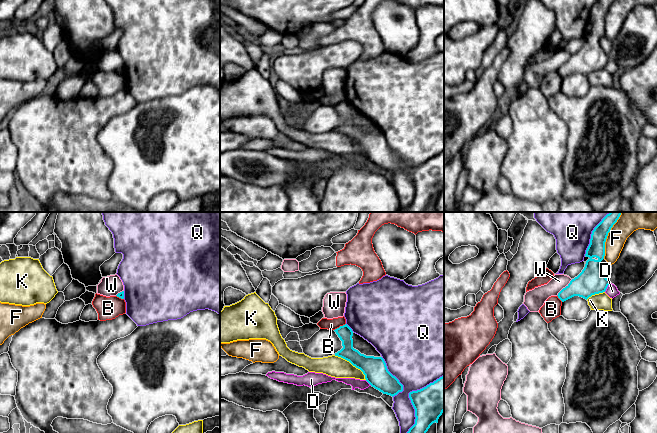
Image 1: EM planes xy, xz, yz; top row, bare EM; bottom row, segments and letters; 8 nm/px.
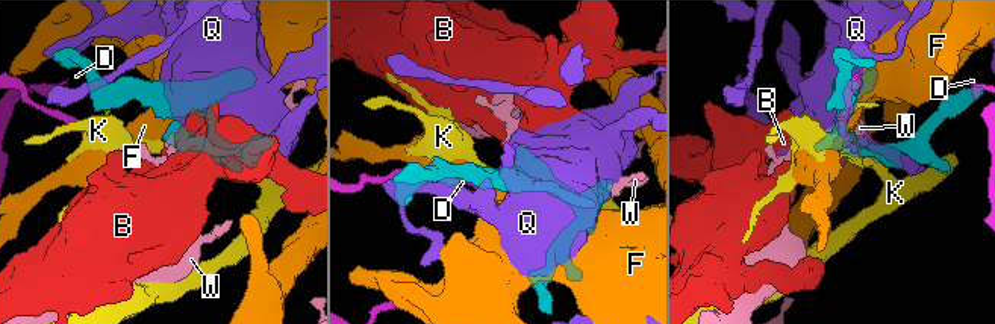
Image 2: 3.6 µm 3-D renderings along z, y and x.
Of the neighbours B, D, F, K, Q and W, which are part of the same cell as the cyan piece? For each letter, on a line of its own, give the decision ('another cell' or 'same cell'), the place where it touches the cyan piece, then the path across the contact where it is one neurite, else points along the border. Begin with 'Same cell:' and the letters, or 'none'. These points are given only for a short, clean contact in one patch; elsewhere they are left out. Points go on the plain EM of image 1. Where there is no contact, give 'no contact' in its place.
Same cell: none
B: another cell; meets cyan in xz at (340, 102); border along xz (345, 99), (334, 106)
D: another cell; meets cyan in yz at (607, 62)
F: another cell; meets cyan in yz at (605, 17)
K: another cell; meets cyan in xz at (352, 140)
Q: another cell; meets cyan in xz at (410, 175)
W: another cell; meets cyan in yz at (565, 63)

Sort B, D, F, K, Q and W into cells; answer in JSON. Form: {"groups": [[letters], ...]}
{"groups": [["B"], ["D"], ["F"], ["K"], ["Q"], ["W"]]}

